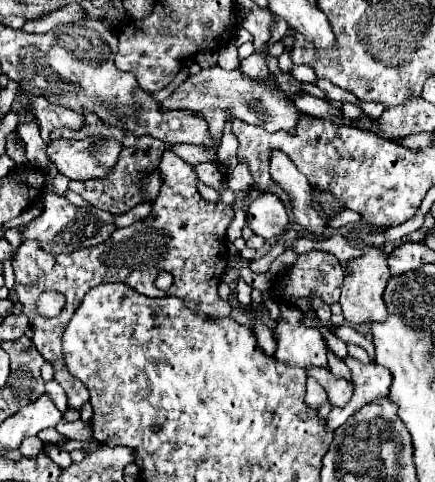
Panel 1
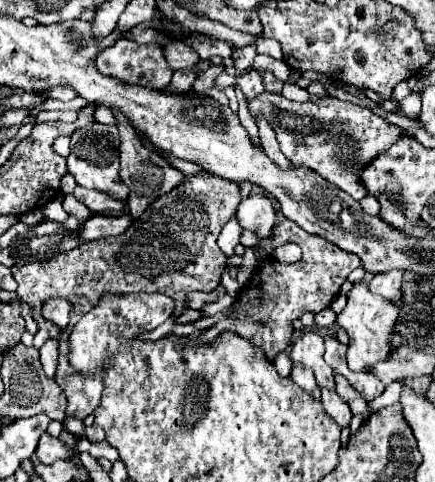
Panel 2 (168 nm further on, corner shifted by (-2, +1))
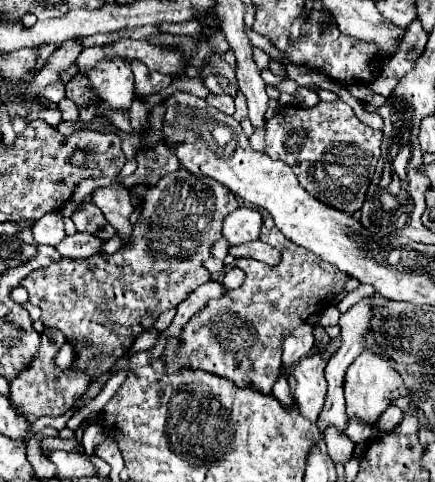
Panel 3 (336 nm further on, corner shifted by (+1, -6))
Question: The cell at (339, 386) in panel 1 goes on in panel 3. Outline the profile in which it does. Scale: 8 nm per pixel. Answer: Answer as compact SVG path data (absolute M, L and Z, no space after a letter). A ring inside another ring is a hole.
M335 426L325 428L325 444L327 452L333 458L333 462L345 462L353 454L353 442L347 438L347 434L339 432Z

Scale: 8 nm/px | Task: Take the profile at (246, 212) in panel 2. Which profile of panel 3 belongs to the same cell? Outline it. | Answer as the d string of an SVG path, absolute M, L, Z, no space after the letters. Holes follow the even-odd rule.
M239 206L235 212L231 212L225 218L223 236L229 240L231 246L245 244L245 242L251 242L251 240L259 238L261 226L263 226L263 218L261 218L259 210Z

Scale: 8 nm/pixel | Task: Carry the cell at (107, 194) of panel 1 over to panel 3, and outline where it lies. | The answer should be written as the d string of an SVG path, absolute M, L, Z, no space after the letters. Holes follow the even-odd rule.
M83 202L77 206L77 210L73 212L71 220L75 222L79 232L89 232L89 234L97 234L103 240L109 240L115 234L115 228L107 224L103 212L91 204L91 202Z

